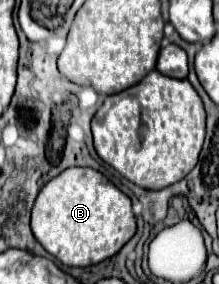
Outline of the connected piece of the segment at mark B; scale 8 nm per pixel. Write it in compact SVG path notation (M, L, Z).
M66 168L40 190L32 208L32 232L36 240L64 266L92 266L114 256L136 234L136 216L130 198L104 174L94 168Z

